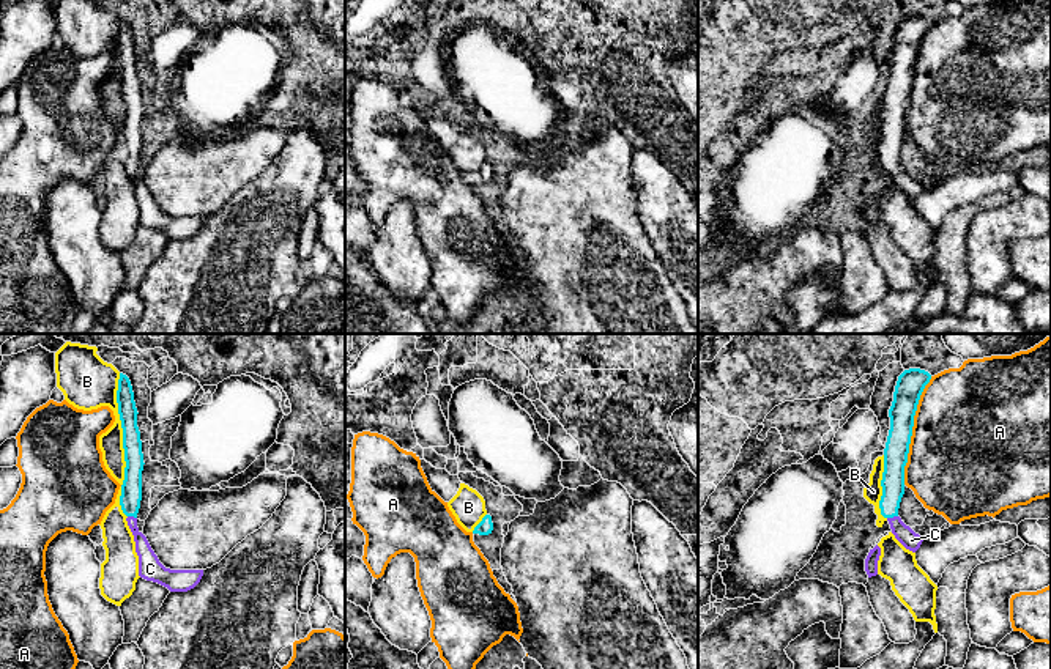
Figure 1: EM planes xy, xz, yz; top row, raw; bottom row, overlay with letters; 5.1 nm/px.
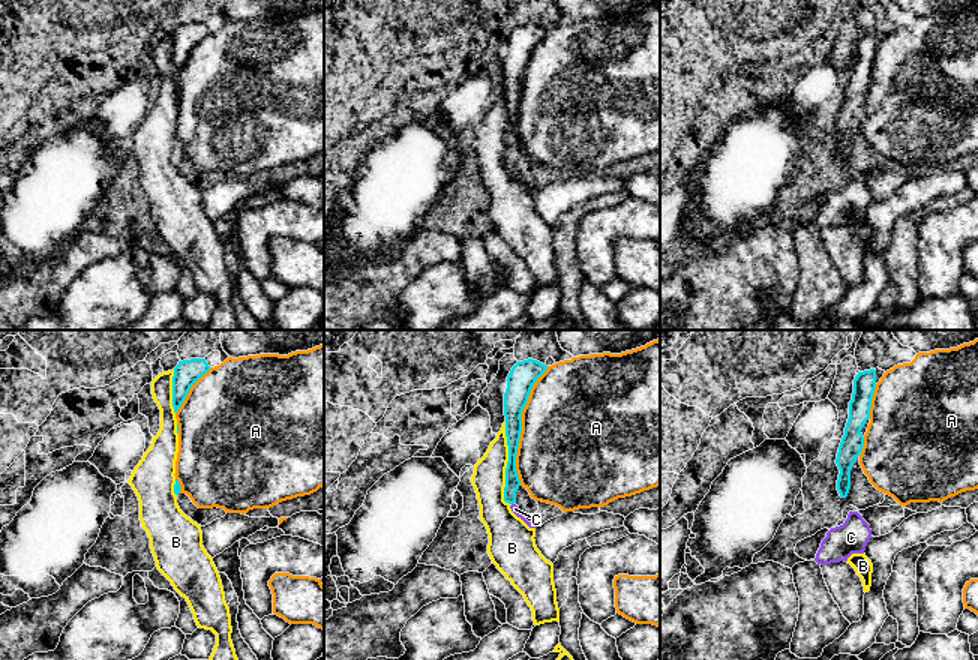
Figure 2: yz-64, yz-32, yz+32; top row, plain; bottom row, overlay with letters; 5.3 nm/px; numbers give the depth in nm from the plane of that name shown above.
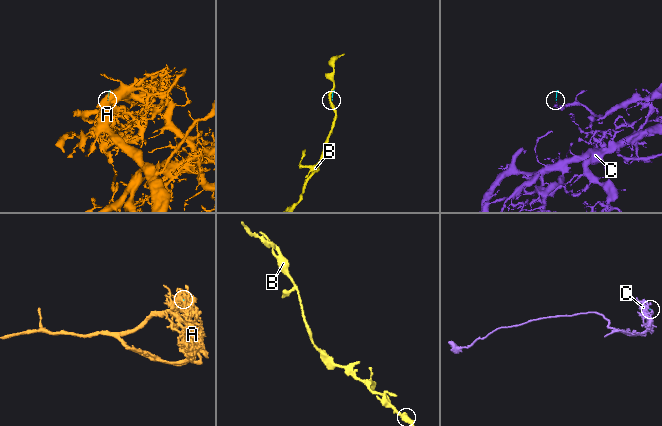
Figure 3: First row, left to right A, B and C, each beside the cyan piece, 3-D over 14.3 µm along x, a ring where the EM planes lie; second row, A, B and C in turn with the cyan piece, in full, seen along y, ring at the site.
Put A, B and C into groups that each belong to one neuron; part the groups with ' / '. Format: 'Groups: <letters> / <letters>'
Groups: A / B / C

